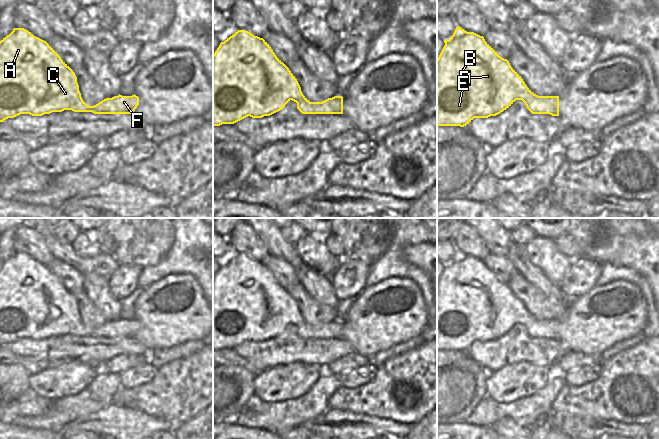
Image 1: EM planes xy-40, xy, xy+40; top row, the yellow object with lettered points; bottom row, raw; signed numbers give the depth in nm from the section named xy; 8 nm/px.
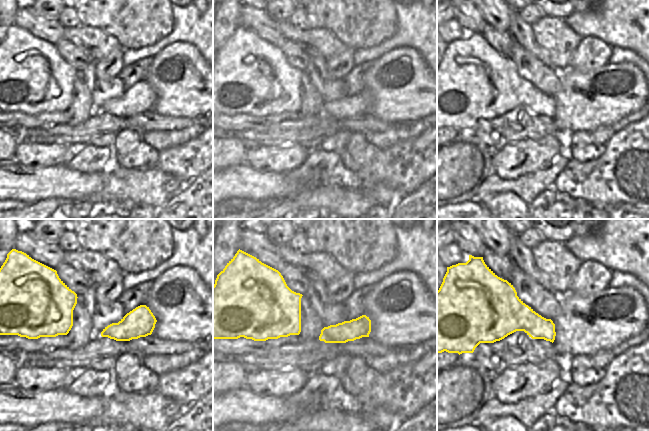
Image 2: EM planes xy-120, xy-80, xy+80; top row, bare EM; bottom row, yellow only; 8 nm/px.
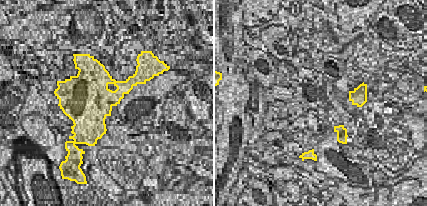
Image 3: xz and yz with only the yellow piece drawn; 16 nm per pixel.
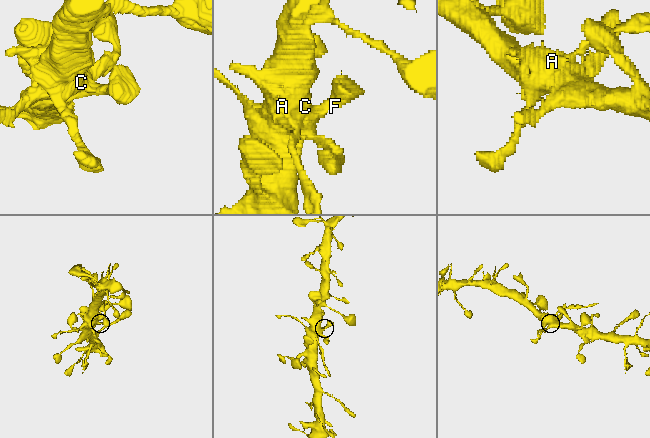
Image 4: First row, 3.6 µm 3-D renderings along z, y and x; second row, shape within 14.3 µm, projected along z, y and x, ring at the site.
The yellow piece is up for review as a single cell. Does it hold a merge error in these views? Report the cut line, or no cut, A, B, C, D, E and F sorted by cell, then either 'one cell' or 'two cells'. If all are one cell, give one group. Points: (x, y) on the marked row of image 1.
no cut; A B C D E F; one cell

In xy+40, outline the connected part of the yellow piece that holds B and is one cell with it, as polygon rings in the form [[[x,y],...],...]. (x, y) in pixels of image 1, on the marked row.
[[[457,26],[453,35],[448,40],[444,40],[444,47],[437,58],[437,126],[460,126],[464,127],[469,124],[474,118],[488,118],[496,116],[509,108],[516,100],[522,100],[527,109],[532,114],[550,114],[552,116],[559,116],[559,96],[538,96],[534,94],[525,84],[521,76],[511,67],[507,59],[502,58],[484,39],[474,32],[467,32],[461,27]]]

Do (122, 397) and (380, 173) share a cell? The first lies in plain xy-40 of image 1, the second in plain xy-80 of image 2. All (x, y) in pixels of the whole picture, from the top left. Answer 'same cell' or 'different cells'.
same cell

